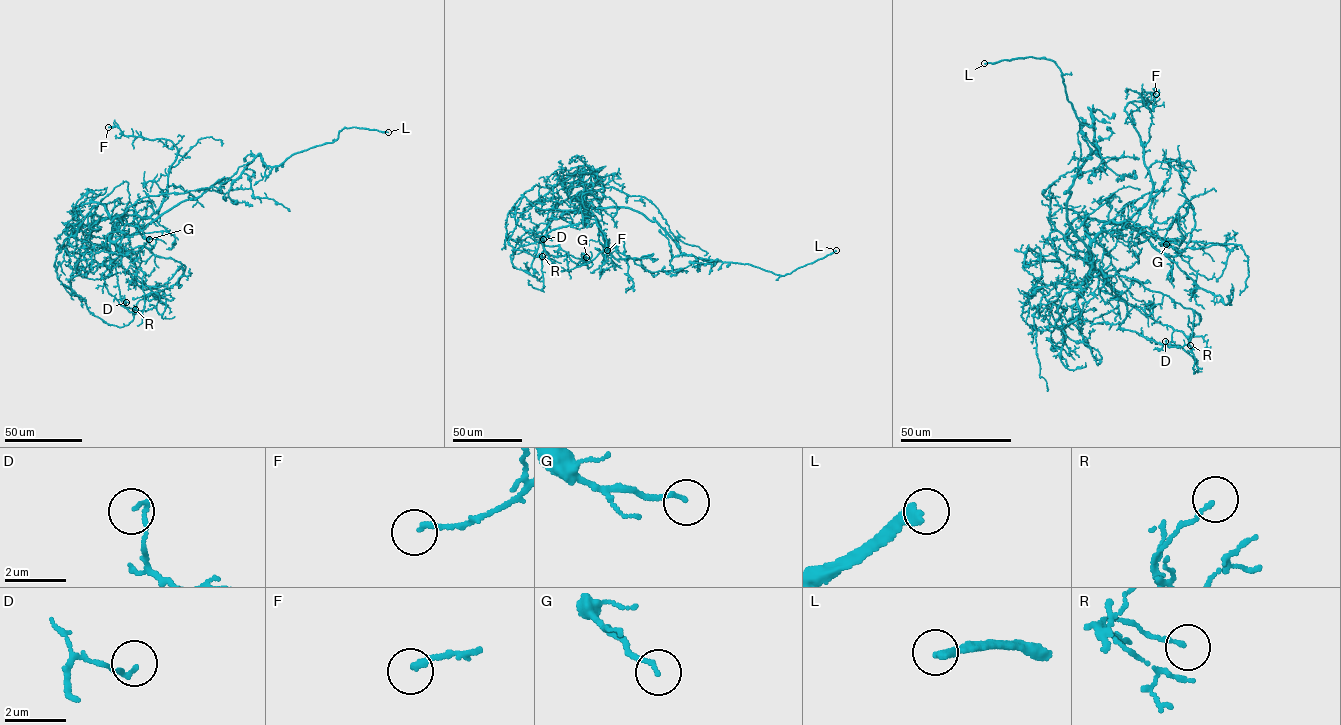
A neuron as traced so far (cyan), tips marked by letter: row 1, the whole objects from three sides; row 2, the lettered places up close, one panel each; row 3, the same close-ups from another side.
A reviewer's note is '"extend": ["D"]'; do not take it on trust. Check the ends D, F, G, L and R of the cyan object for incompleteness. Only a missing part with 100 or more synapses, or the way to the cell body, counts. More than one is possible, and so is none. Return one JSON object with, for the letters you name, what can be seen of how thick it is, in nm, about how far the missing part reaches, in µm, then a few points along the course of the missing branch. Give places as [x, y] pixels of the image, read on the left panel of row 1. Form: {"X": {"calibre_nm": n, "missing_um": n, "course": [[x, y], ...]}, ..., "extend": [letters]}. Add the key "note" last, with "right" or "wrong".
{"L": {"calibre_nm": 320, "missing_um": 60, "course": [[388, 132], [402, 132], [410, 139], [411, 147], [431, 159], [435, 157], [425, 159]]}, "extend": ["L"], "note": "wrong"}

